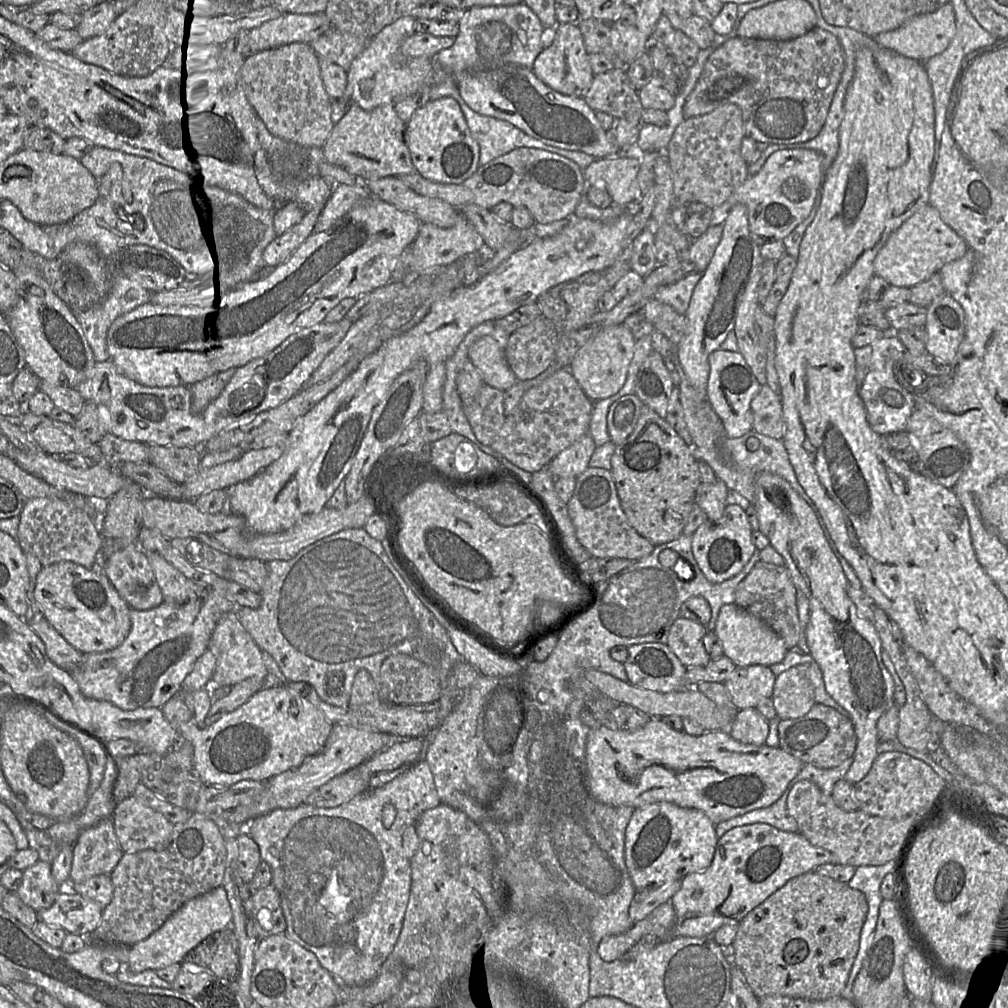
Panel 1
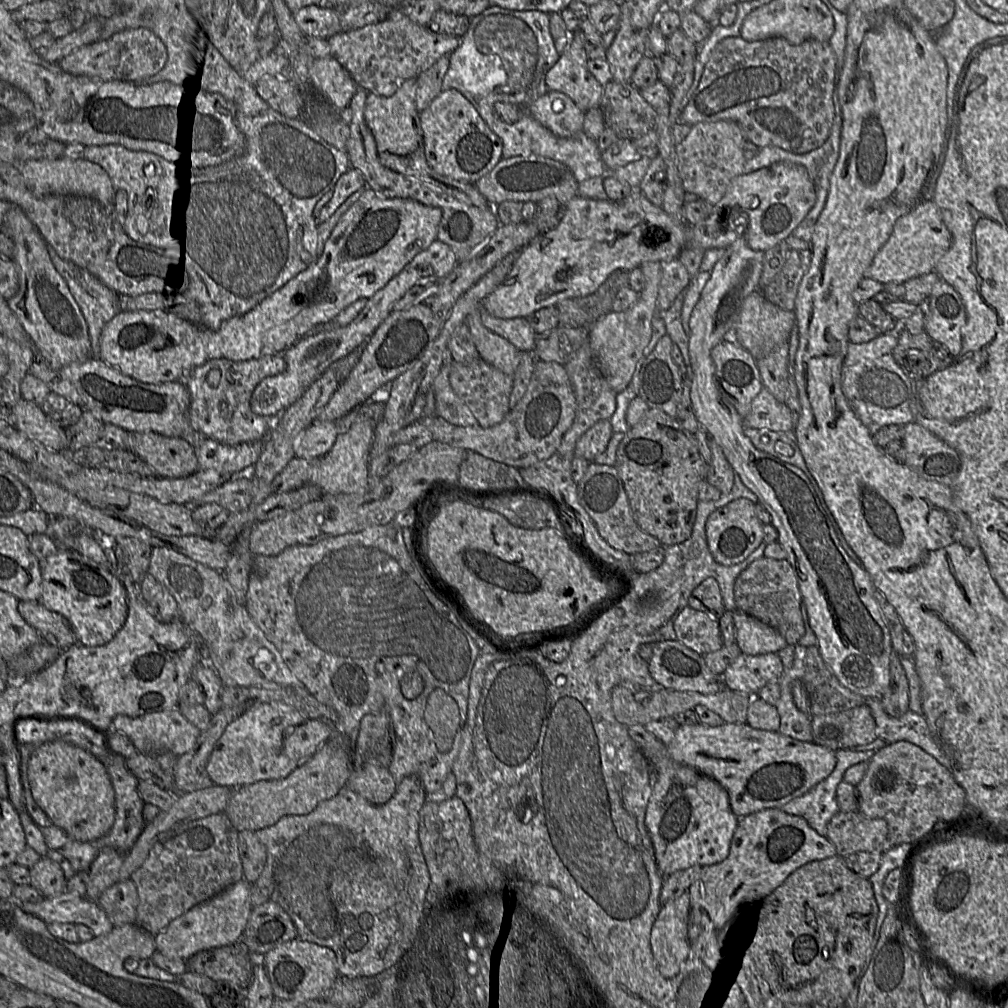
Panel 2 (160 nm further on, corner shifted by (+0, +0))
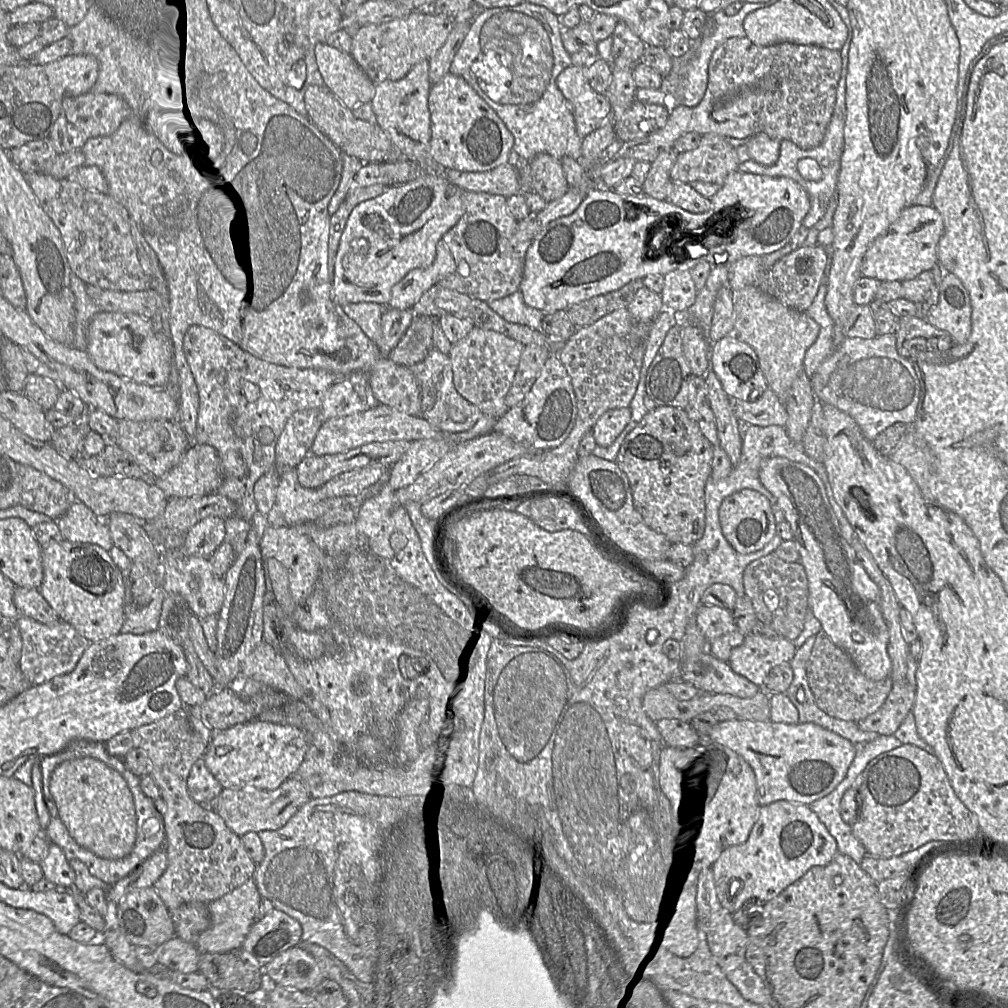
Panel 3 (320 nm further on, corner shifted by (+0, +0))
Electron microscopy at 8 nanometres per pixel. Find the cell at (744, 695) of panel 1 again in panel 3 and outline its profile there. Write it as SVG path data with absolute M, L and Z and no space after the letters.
M754 631L733 648L727 662L734 673L762 687L771 668L789 663L796 649L792 641L778 634Z

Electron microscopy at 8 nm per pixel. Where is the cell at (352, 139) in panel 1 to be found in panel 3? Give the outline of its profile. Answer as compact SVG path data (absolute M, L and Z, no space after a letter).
M429 59L418 62L402 79L376 84L370 102L374 122L387 134L403 154L404 159L415 162L423 170L444 176L442 168L430 156L431 116L428 98L432 84L429 80Z

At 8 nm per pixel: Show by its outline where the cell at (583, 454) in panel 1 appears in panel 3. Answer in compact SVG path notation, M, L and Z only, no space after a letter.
M629 407L612 409L605 412L592 428L596 445L608 447L613 444L630 421L631 410Z

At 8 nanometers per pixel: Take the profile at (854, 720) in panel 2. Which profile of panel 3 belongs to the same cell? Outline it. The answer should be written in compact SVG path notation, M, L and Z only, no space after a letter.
M905 677L905 681L893 682L885 702L876 712L856 723L864 731L893 735L911 712L914 700L915 687L912 687Z

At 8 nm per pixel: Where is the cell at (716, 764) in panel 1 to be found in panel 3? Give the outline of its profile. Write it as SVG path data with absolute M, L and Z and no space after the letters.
M733 719L731 721L717 723L715 728L709 733L708 737L702 738L702 740L703 740L703 748L701 750L716 750L725 753L734 758L745 761L751 767L751 769L754 772L756 780L756 800L760 807L769 805L779 800L809 805L810 803L826 796L836 788L836 786L845 778L847 770L855 757L855 746L852 742L814 723L784 724L784 723L773 723L769 720L748 721L748 720Z

